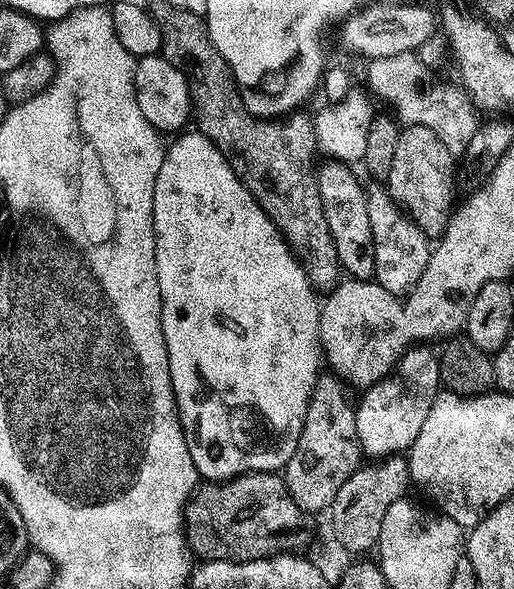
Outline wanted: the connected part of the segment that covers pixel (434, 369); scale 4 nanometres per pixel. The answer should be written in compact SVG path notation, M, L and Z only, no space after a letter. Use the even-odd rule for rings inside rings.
M416 344L403 353L391 372L363 391L362 400L357 401L355 425L359 427L361 453L368 458L383 458L387 455L400 454L411 448L414 439L422 430L430 406L440 392L440 361L437 353L426 344Z

